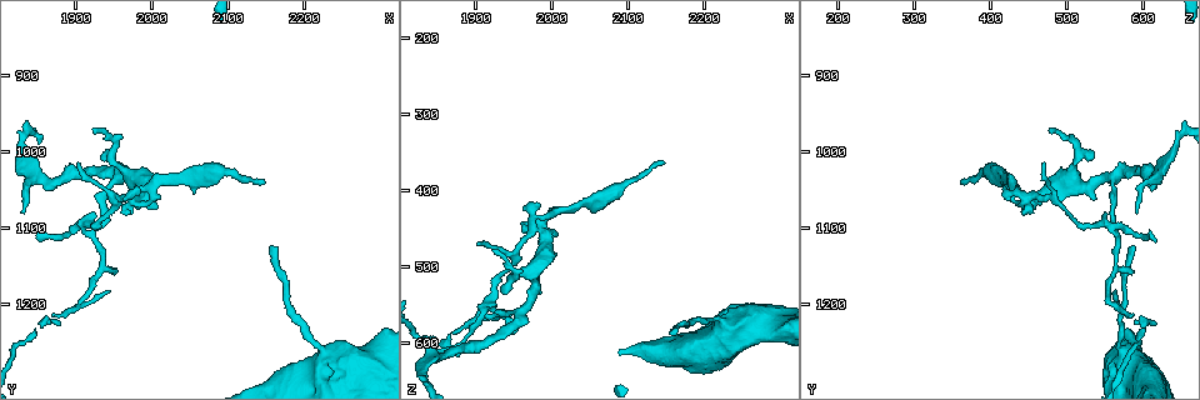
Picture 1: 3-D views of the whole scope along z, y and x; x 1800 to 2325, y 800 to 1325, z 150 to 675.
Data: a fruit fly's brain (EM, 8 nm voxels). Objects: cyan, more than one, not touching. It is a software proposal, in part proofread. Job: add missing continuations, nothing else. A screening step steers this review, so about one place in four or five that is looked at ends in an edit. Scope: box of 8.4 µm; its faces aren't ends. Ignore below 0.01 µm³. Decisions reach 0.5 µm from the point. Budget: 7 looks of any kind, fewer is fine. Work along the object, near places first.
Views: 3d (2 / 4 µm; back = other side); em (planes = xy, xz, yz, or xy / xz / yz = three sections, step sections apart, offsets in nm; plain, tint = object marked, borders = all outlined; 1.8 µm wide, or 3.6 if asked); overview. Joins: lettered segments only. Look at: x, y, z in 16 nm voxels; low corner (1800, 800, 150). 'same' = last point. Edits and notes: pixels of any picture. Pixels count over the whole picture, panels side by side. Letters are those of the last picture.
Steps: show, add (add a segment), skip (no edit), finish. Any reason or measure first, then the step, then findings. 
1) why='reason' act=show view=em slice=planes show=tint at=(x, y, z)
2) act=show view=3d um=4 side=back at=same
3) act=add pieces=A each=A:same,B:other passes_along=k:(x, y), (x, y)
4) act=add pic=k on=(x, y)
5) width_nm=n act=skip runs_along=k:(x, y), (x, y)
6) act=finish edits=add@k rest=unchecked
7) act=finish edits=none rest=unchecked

why='arms part here' act=show view=em slice=yz step=16 show=tint at=(1925, 1105, 565)

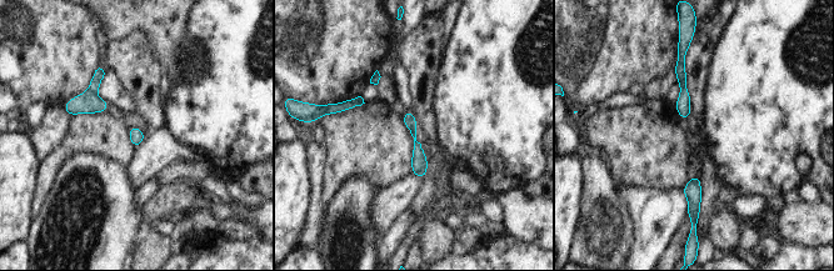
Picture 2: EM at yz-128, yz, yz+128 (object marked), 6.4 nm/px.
act=show view=em slice=xy step=16 show=tint at=same

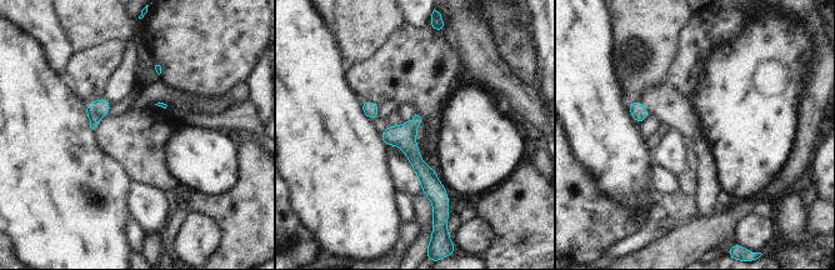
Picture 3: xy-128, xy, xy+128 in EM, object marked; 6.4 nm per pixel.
why='what lies round it' act=show view=em slice=xy step=16 show=borders at=same

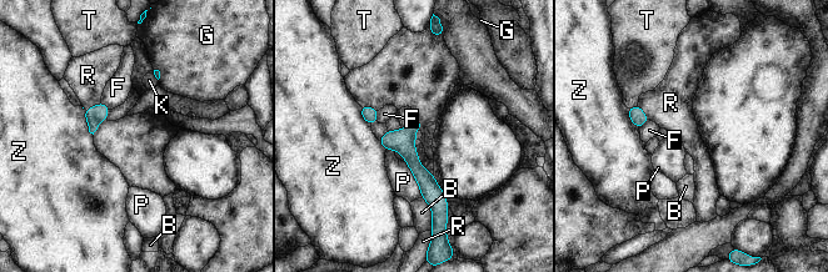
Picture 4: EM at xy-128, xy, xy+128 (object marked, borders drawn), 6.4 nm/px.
act=skip each=B:other,F:other,G:other,K:other,P:other,R:other,T:other,Z:other border=4:(100, 100), (89, 107), (83, 107) found='none of them fits'

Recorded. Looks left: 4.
why='tapers out' act=show view=em slice=yz step=4 show=tint at=(1875, 1215, 585)

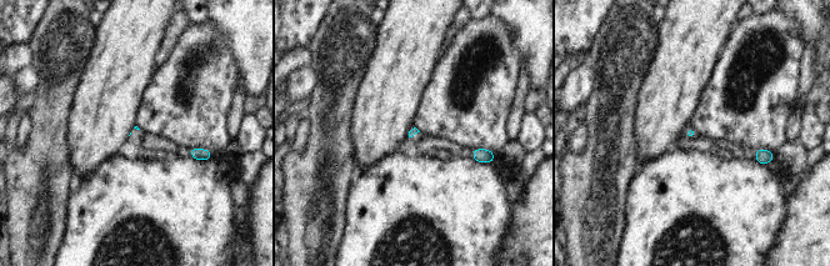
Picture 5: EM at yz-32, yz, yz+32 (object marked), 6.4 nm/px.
why='cut it another way' act=show view=em slice=planes show=borders at=same

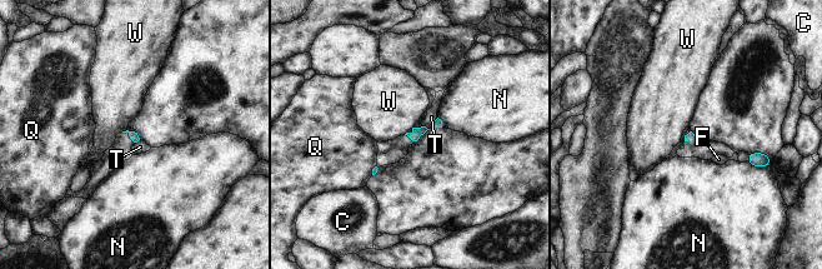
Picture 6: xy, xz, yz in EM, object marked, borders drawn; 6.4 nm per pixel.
act=skip each=C:other,F:other,N:other,Q:other,T:other,W:other found='none of them fits'

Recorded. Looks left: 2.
why='a narrow waist' act=show view=3d um=4 at=(1855, 1040, 615)

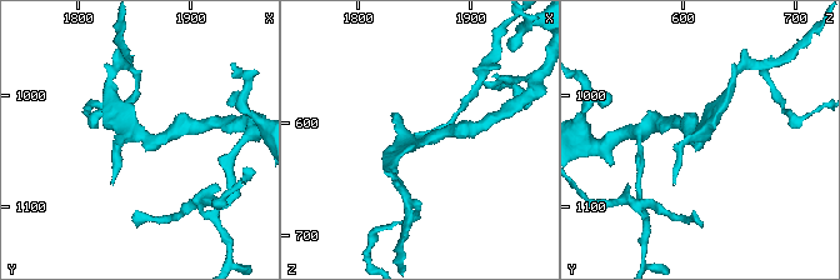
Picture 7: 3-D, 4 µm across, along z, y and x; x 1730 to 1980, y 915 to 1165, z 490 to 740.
act=show view=em slice=xy step=8 show=borders at=(1856, 1040, 616)

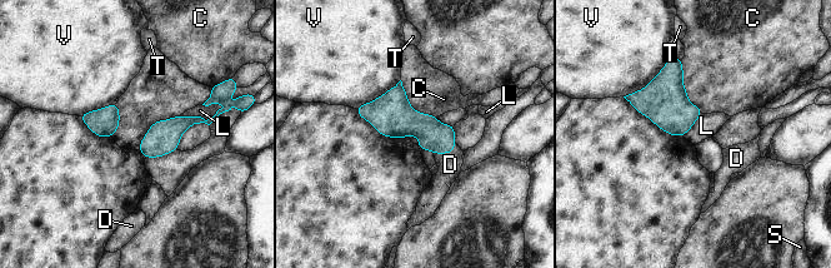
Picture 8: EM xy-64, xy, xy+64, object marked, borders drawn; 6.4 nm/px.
act=add pieces=D each=C:other,D:same,L:other,S:other,T:other,V:other passes_along=8:(439, 138), (447, 153), (450, 164) found='it goes on there'

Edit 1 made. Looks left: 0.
act=finish edits=add@8 rest=unchecked

